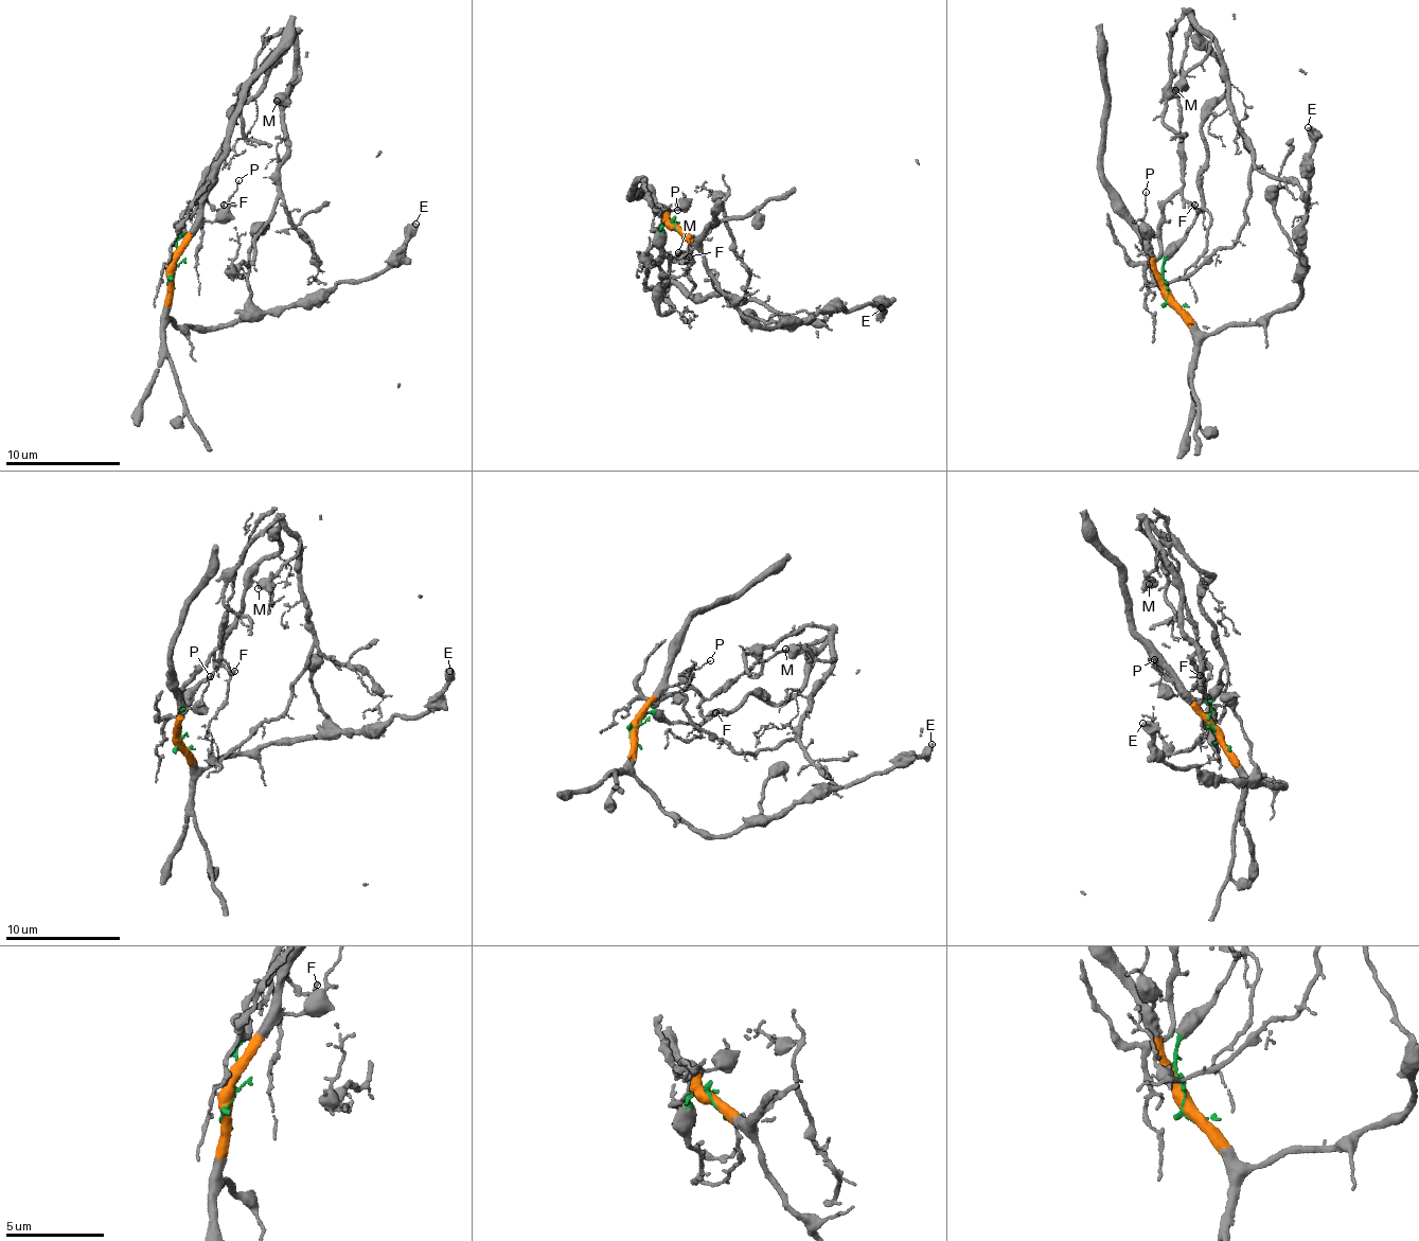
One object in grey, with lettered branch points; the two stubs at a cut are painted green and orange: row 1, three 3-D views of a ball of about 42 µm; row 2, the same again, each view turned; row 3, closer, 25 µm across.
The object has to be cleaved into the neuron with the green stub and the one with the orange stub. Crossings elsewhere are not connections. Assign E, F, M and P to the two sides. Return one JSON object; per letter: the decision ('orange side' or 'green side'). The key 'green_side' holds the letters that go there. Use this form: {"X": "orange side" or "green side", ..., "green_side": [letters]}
{"E": "orange side", "F": "green side", "M": "green side", "P": "orange side", "green_side": ["F", "M"]}

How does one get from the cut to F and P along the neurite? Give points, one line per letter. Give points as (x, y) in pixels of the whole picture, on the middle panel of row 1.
F: (675, 224), (662, 224), (652, 232), (662, 233), (662, 248), (676, 260), (690, 255)
P: (672, 223), (663, 220), (679, 205), (678, 211)

